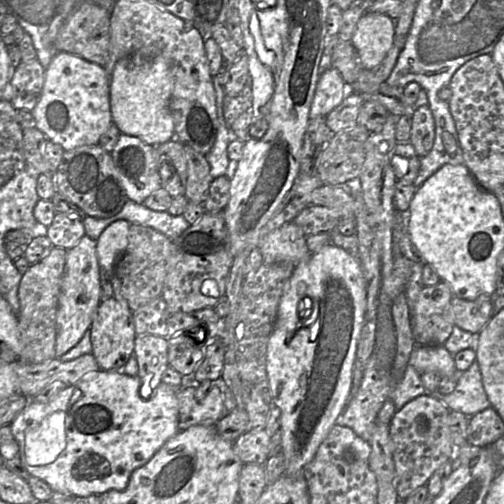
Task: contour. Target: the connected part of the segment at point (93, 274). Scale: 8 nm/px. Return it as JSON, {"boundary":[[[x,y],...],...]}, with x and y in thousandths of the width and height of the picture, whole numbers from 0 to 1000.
{"boundary":[[[167,466],[145,492],[133,496],[111,627],[111,710],[157,681],[169,659],[179,653],[187,621],[200,601],[198,526],[190,488],[192,478]]]}

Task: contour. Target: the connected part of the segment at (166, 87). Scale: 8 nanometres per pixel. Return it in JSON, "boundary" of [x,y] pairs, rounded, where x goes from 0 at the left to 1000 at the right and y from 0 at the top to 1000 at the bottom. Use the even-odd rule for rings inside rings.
{"boundary":[[[319,115],[238,117],[216,153],[222,240],[238,266],[274,272],[302,290],[347,274],[345,238],[335,216],[339,185],[341,165],[331,145],[331,129]]]}

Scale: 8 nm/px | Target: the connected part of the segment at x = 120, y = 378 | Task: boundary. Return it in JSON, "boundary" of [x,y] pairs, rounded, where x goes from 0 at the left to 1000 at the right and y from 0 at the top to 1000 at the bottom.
{"boundary":[[[206,736],[169,742],[159,756],[149,762],[129,766],[107,790],[89,802],[79,802],[58,790],[52,810],[40,817],[22,837],[22,857],[38,885],[44,923],[58,942],[89,954],[103,974],[145,982],[147,986],[171,986],[179,982],[202,982],[220,972],[242,974],[256,956],[256,948],[266,933],[288,923],[306,901],[335,873],[355,857],[353,849],[353,794],[349,772],[325,758],[319,758],[306,784],[298,792],[286,794],[276,782],[278,752],[270,746],[254,746],[242,736]]]}

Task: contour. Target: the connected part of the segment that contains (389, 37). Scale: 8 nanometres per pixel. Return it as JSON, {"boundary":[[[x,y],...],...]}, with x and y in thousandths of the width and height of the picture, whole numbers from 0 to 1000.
{"boundary":[[[728,24],[708,46],[696,85],[718,137],[738,139],[784,87],[784,42],[762,28]]]}

